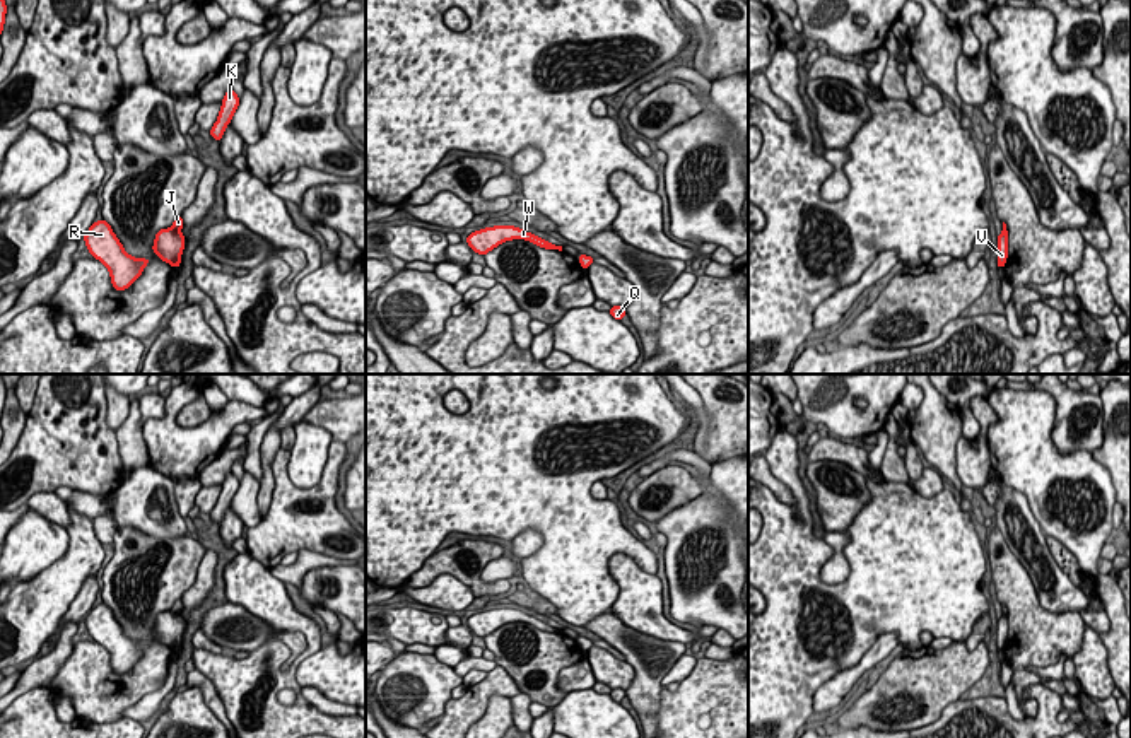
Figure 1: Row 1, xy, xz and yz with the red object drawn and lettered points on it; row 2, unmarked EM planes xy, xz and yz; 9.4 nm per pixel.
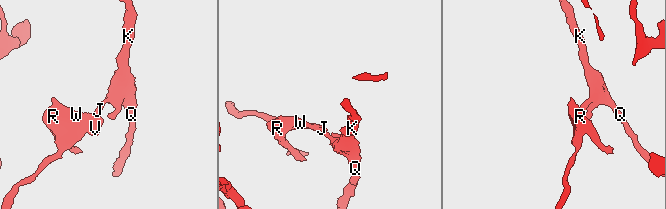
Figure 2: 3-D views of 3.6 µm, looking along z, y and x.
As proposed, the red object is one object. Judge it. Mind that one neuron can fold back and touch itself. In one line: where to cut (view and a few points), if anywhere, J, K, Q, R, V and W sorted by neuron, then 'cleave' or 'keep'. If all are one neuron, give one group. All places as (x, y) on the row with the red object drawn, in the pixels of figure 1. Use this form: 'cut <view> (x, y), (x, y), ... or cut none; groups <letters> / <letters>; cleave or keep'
cut xy (169, 229), (178, 231); groups J K Q / R V W; cleave

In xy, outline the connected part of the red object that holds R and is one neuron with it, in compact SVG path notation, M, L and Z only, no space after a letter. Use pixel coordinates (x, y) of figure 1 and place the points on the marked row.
M104 219L91 226L84 241L89 253L109 270L116 290L128 289L150 263L150 260L130 256Z

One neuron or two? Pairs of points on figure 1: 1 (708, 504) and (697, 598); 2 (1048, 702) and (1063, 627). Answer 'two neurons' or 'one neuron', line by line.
1: one neuron
2: two neurons

